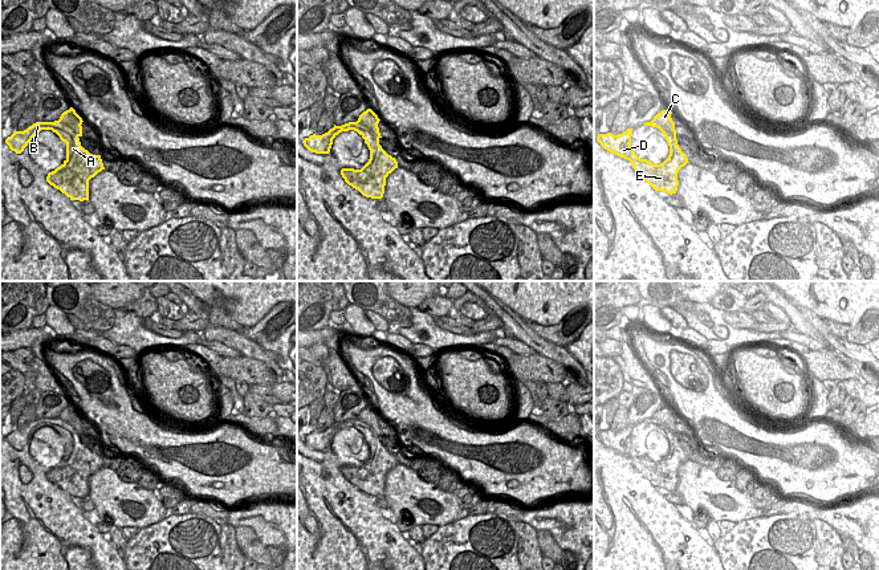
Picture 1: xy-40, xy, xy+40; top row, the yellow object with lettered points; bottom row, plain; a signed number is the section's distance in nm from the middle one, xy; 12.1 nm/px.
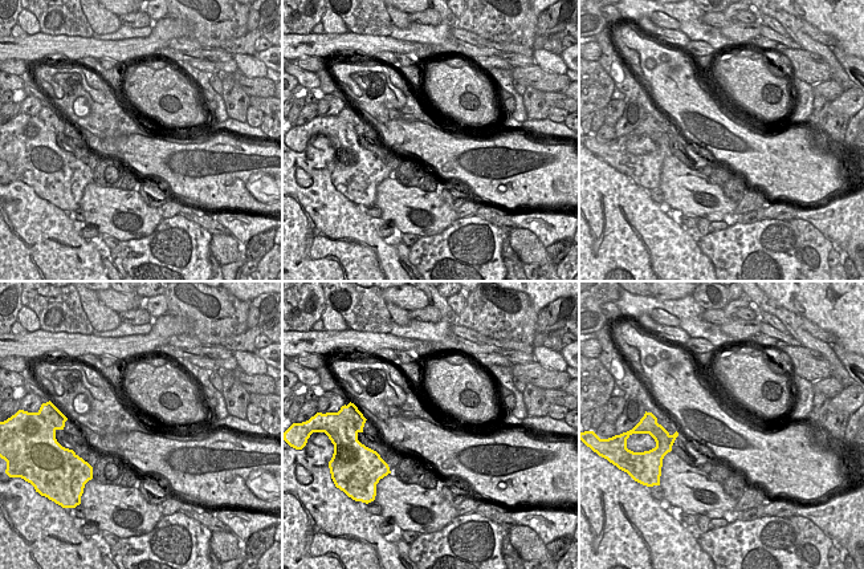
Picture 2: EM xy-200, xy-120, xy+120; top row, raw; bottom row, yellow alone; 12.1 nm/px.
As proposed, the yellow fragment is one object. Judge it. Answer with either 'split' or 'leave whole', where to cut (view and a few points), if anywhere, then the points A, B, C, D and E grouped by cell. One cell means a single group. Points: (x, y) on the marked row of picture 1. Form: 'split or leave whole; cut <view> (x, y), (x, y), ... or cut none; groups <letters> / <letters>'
split; cut xy+40 (652, 119), (675, 138); groups A B D E / C

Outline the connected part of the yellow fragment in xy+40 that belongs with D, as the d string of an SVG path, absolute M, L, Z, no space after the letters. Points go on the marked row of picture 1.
M654 121L646 122L643 125L659 129L670 146L670 155L660 164L654 164L647 159L640 159L632 151L631 148L632 129L627 129L626 131L618 135L614 135L611 133L598 134L597 141L605 150L630 160L632 168L655 191L663 191L670 195L676 194L679 186L677 172L681 167L689 163L688 158L679 147L677 139L668 130L664 129L664 125L658 125Z

